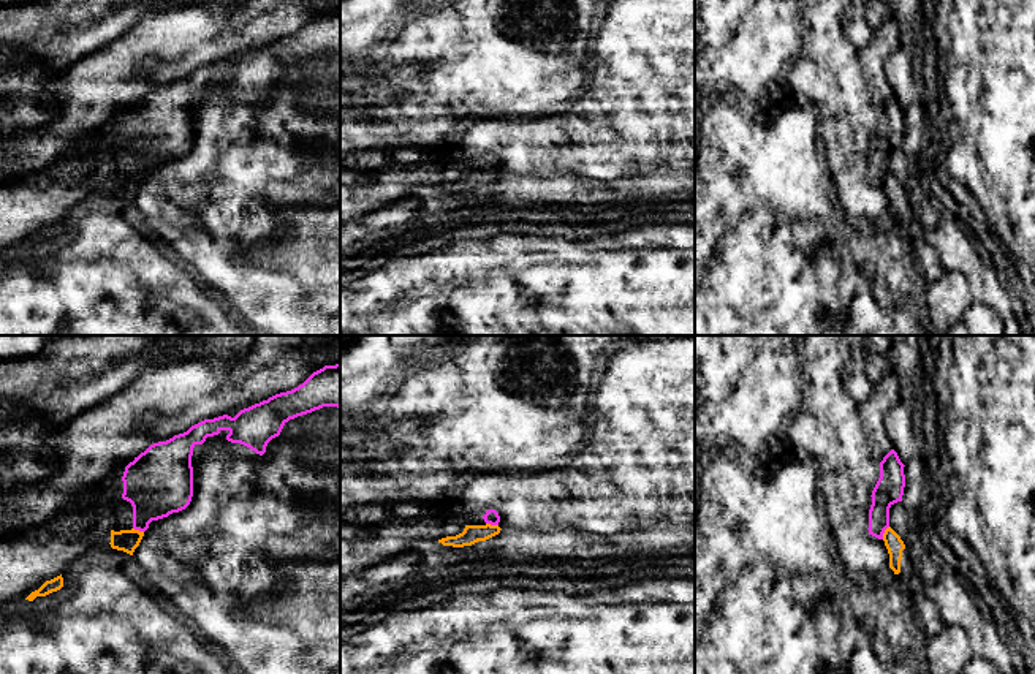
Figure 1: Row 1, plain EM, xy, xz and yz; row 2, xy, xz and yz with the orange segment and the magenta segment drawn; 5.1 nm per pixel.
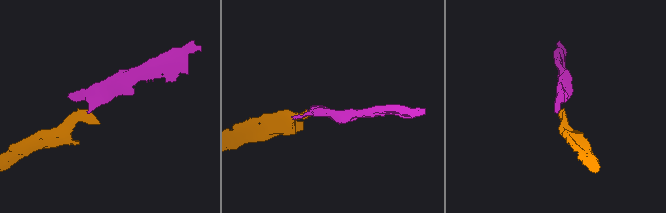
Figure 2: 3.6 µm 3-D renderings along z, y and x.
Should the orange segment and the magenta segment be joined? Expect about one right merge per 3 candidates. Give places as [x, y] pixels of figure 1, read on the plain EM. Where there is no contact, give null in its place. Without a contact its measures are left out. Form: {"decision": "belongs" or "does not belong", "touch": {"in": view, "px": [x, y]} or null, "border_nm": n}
{"decision": "does not belong", "touch": {"in": "yz", "px": [885, 177]}, "border_nm": 80}

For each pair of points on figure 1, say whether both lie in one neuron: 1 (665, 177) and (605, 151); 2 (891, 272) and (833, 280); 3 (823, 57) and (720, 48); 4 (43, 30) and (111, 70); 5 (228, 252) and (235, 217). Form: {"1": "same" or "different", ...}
{"1": "different", "2": "same", "3": "different", "4": "different", "5": "same"}

